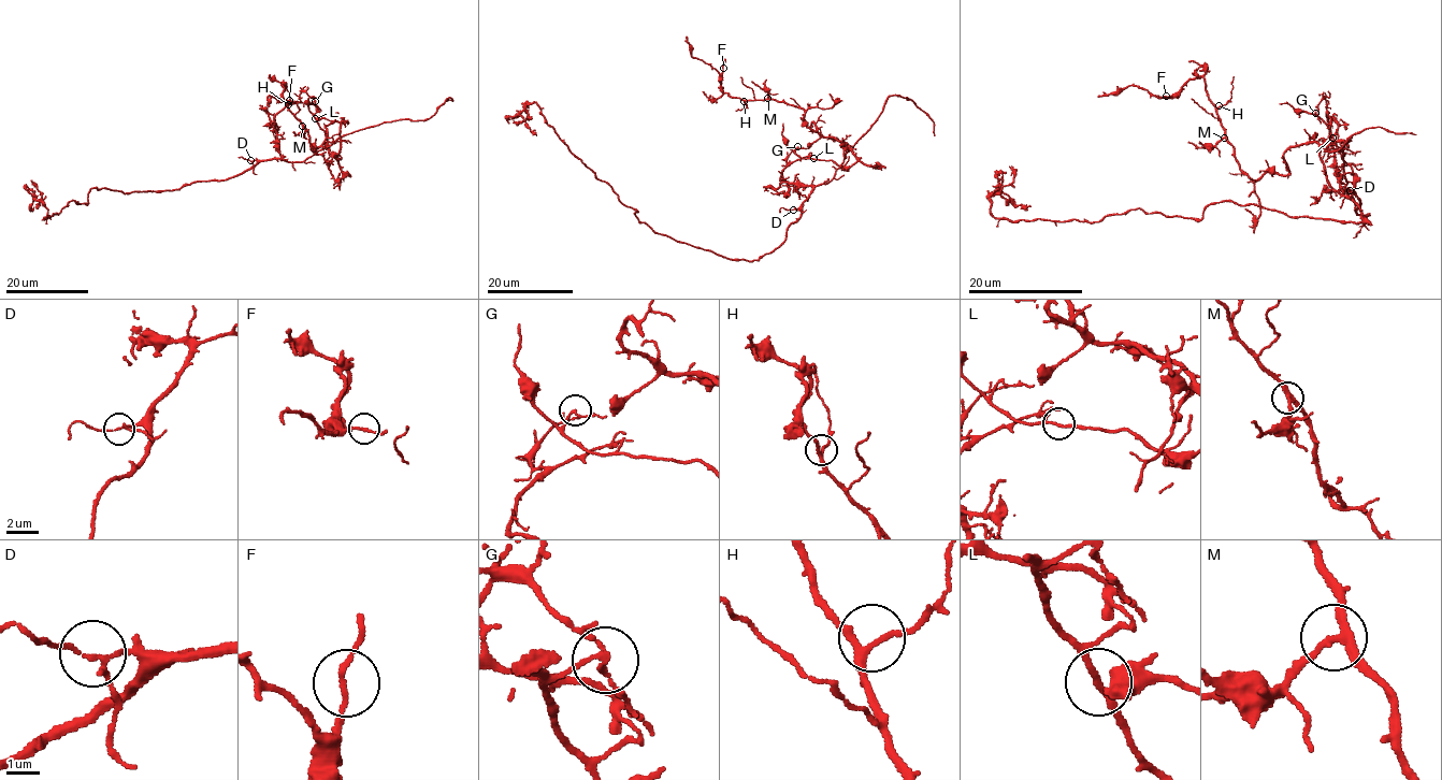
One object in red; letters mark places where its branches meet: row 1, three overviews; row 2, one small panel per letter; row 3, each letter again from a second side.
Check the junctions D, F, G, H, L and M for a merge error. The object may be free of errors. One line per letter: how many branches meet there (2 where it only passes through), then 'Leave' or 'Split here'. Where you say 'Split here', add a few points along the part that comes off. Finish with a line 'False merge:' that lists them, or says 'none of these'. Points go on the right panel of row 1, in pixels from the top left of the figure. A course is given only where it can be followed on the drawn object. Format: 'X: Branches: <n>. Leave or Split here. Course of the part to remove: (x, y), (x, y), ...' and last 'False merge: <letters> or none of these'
D: Branches: 3. Leave
F: Branches: 2. Leave
G: Branches: 3. Split here. Course of the part to remove: (1315, 113), (1325, 99), (1335, 175), (1363, 221), (1224, 200), (1200, 218), (1013, 220), (990, 198), (1030, 205)
H: Branches: 3. Leave
L: Branches: 3. Leave
M: Branches: 3. Leave
False merge: G

